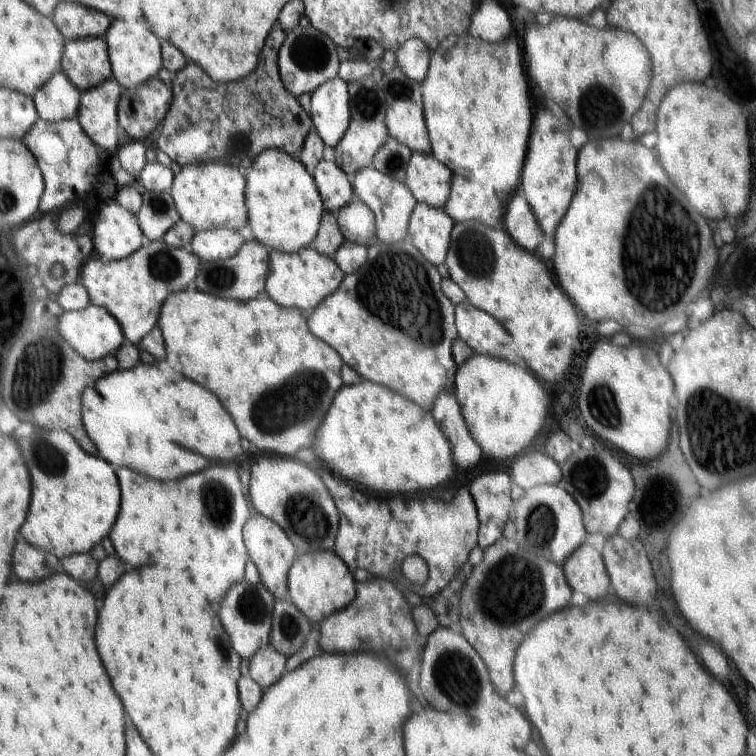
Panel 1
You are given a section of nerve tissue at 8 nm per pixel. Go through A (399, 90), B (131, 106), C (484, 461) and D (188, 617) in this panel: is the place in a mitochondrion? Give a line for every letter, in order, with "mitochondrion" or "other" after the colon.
A: mitochondrion
B: other
C: other
D: other

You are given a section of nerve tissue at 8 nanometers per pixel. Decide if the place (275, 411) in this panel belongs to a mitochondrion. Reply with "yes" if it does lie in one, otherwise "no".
yes

